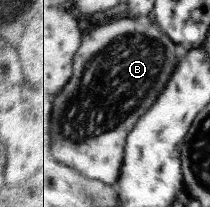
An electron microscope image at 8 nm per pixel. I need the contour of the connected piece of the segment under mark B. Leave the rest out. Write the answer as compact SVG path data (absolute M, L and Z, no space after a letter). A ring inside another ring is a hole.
M121 18L97 28L95 36L93 32L87 34L76 55L75 76L54 100L51 118L54 162L76 168L87 178L117 185L129 134L168 88L180 62L177 59L177 43L158 25L154 26L143 18Z

